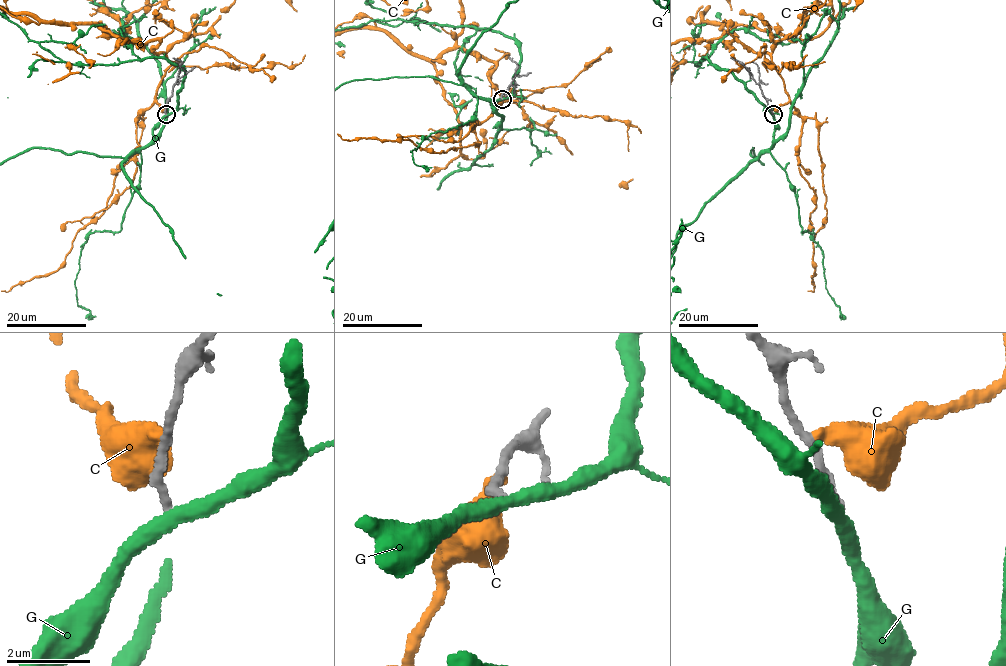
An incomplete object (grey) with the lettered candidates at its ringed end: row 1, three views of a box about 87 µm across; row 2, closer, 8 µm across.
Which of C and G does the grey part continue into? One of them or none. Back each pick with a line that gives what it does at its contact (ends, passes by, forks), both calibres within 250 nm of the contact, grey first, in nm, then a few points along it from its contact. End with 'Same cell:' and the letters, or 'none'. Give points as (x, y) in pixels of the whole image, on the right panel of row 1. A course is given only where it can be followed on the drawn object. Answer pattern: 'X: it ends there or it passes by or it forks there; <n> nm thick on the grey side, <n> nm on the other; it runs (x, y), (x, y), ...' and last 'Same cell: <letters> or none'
Same cell: none

